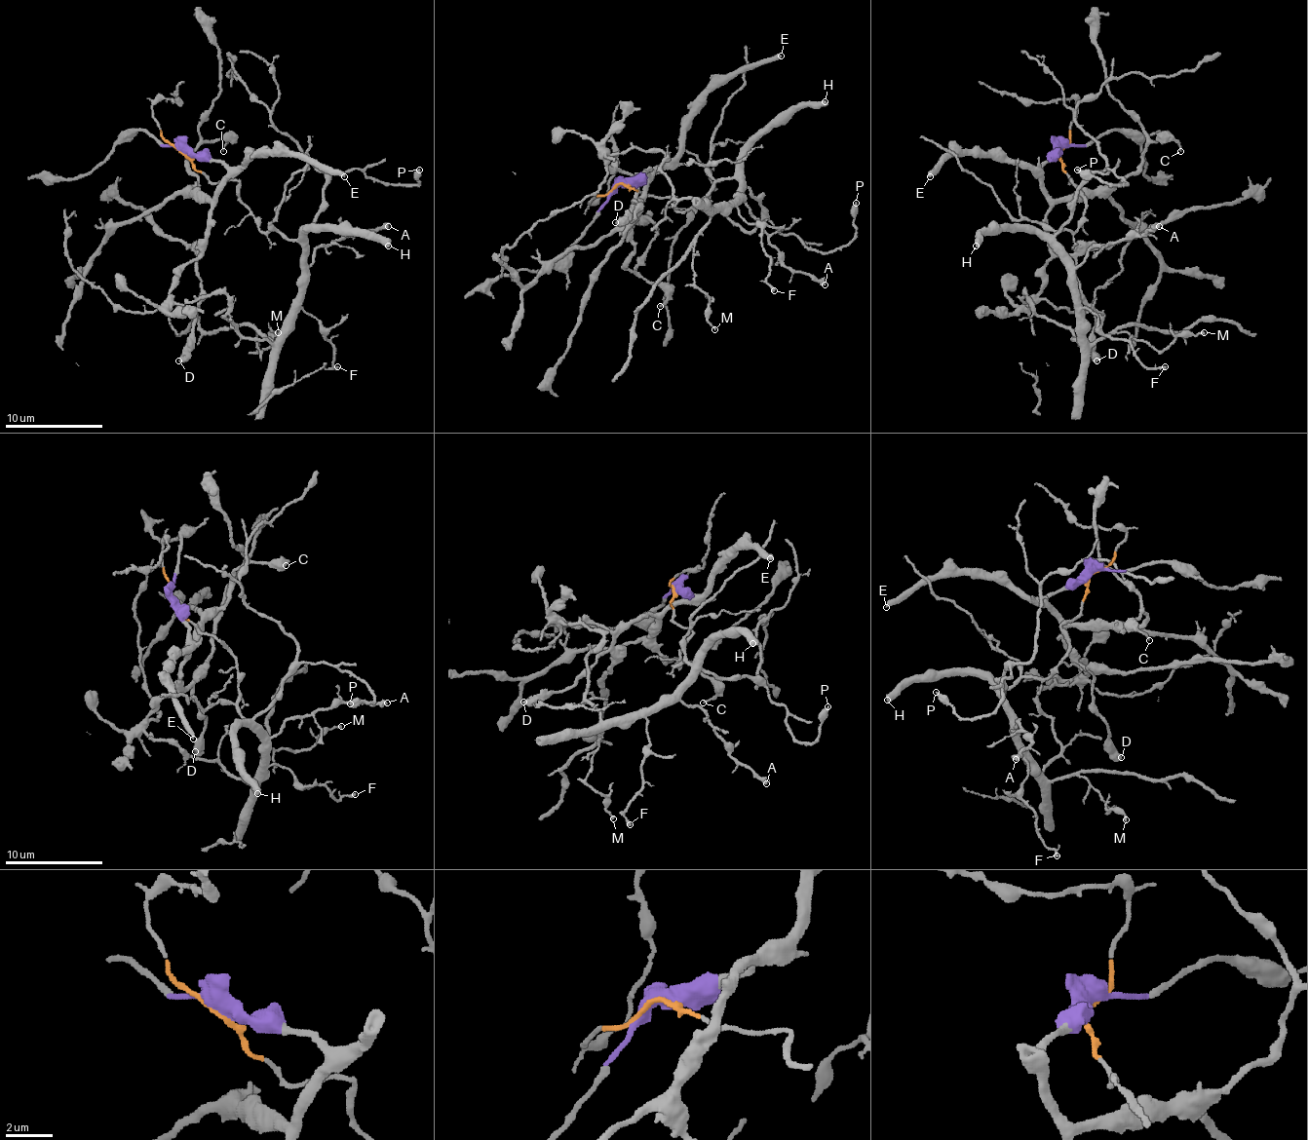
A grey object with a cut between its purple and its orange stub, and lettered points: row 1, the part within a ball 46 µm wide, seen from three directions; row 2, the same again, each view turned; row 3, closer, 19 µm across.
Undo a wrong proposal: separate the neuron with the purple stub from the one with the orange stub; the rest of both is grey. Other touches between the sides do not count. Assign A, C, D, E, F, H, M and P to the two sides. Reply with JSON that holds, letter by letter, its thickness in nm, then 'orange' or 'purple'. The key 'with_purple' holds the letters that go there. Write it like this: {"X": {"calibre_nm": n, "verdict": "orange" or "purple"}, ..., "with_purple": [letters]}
{"A": {"calibre_nm": 360, "verdict": "orange"}, "C": {"calibre_nm": 130, "verdict": "purple"}, "D": {"calibre_nm": 480, "verdict": "purple"}, "E": {"calibre_nm": 360, "verdict": "purple"}, "F": {"calibre_nm": 220, "verdict": "orange"}, "H": {"calibre_nm": 550, "verdict": "orange"}, "M": {"calibre_nm": 150, "verdict": "orange"}, "P": {"calibre_nm": 360, "verdict": "orange"}, "with_purple": ["C", "D", "E"]}

